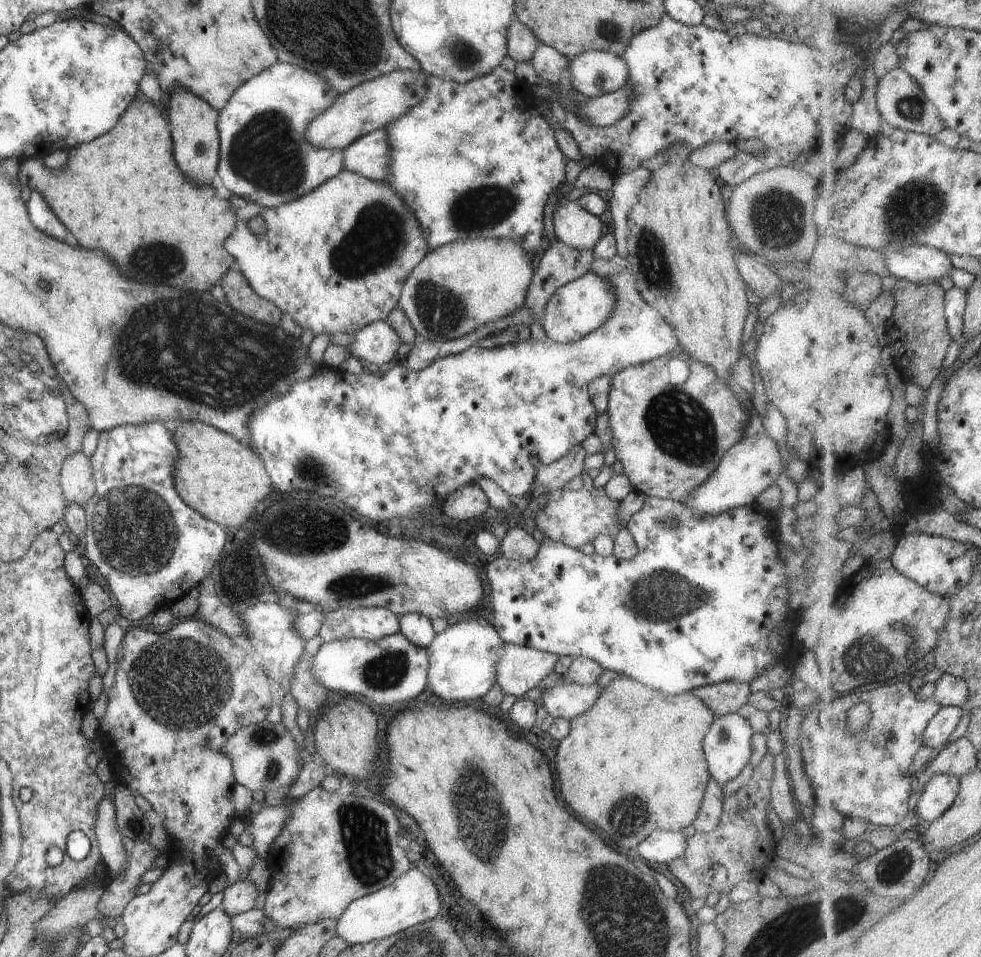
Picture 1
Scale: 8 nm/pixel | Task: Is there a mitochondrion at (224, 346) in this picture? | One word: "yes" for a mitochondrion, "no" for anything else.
yes

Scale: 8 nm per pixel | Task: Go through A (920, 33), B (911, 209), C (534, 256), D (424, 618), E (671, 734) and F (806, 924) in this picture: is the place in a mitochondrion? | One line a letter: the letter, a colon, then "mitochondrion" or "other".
A: other
B: mitochondrion
C: other
D: other
E: other
F: mitochondrion

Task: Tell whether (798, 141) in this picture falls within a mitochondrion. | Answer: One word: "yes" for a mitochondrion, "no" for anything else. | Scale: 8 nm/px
no

